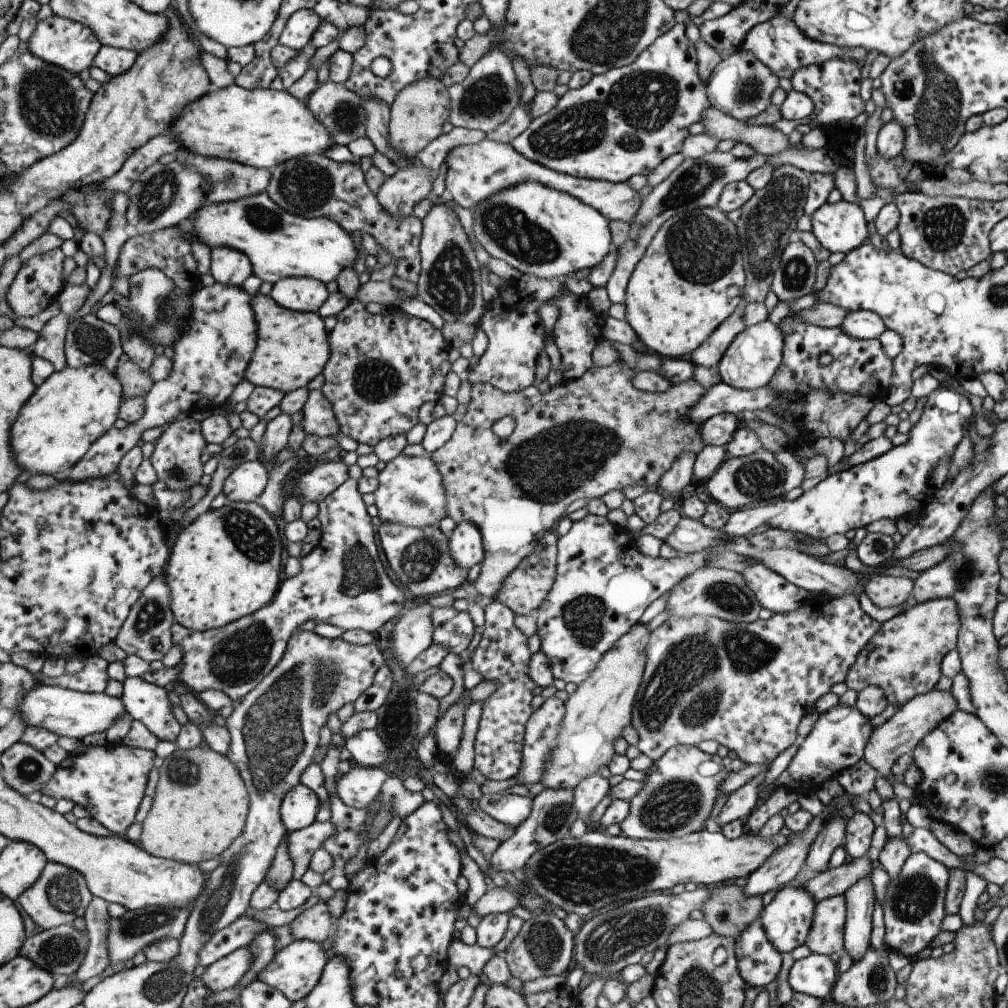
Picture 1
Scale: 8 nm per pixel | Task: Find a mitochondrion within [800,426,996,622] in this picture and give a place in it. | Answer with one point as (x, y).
(966, 571)

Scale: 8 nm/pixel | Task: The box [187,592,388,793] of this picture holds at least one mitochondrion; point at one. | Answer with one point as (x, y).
(237, 657)

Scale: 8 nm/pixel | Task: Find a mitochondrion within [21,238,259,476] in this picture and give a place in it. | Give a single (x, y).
(93, 340)

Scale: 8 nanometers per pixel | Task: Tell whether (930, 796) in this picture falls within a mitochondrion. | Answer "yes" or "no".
no

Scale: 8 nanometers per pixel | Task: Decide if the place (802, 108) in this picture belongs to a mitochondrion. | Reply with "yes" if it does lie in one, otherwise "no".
no

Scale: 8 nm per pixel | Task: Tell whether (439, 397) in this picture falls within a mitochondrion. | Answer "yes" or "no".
no

